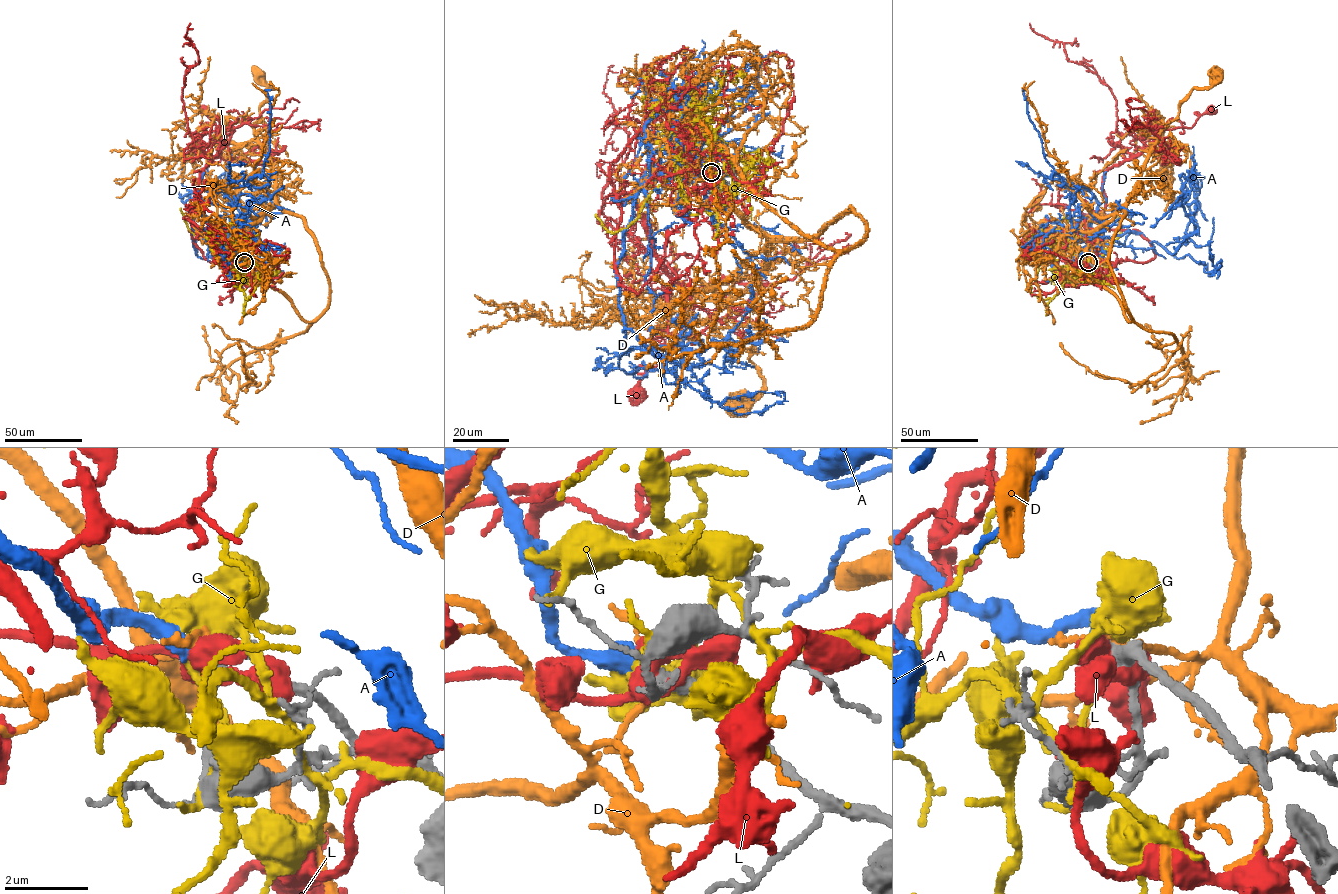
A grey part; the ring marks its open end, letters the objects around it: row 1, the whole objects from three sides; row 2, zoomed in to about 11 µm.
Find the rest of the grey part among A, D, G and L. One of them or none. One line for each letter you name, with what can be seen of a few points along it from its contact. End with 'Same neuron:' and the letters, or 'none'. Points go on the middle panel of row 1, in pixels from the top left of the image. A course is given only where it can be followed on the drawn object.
A: course (711, 172), (678, 147), (651, 158), (616, 269), (622, 345), (697, 365), (718, 344), (745, 362)
Same neuron: A

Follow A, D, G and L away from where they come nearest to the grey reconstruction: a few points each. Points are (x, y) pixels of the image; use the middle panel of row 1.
A: (711, 172), (678, 147), (651, 158), (616, 269), (622, 345), (697, 365), (718, 344), (745, 362)
D: (711, 172), (697, 179), (765, 238), (765, 267), (730, 303), (763, 379), (737, 408)
G: (712, 172), (716, 166), (709, 149), (691, 153), (650, 194), (639, 216), (625, 228), (610, 232), (595, 214)
L: (712, 172), (686, 171), (687, 221), (638, 293), (619, 282), (614, 194), (638, 208), (693, 306), (639, 393)

